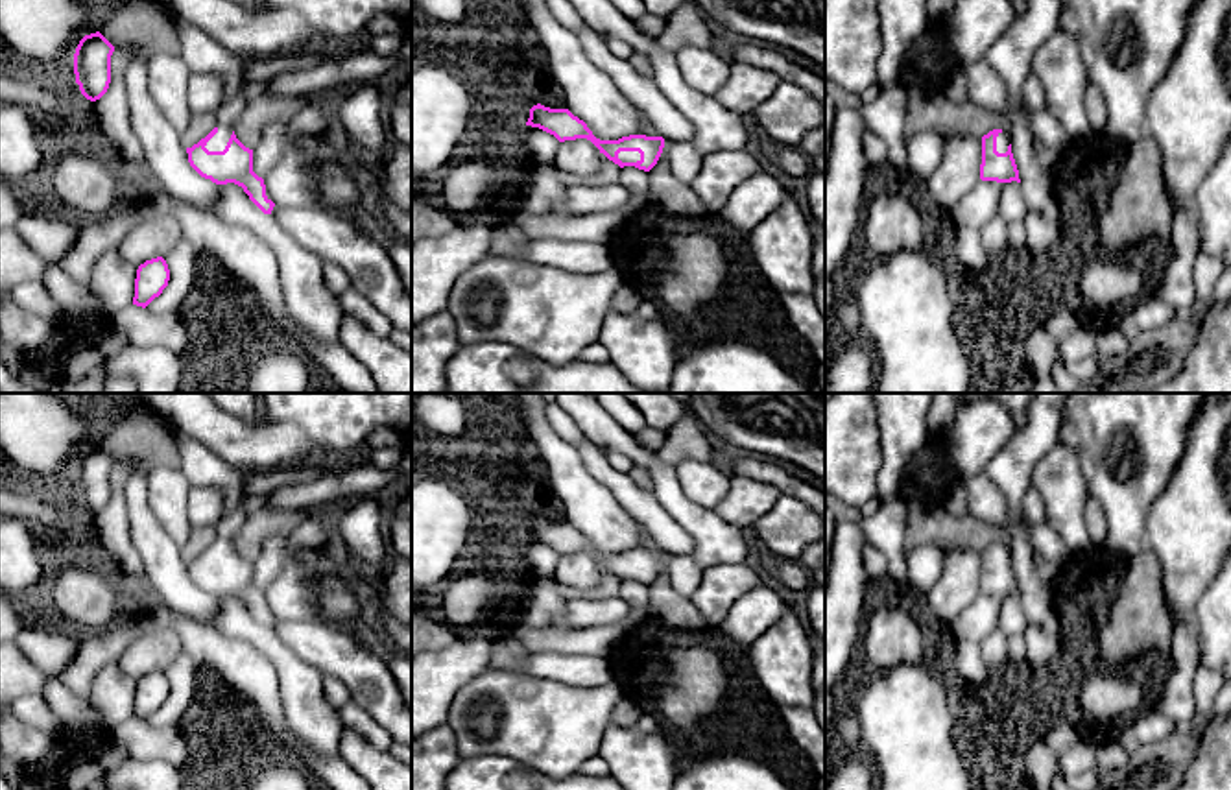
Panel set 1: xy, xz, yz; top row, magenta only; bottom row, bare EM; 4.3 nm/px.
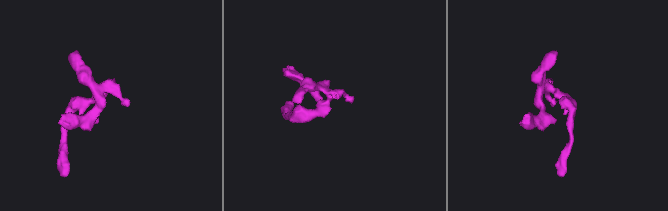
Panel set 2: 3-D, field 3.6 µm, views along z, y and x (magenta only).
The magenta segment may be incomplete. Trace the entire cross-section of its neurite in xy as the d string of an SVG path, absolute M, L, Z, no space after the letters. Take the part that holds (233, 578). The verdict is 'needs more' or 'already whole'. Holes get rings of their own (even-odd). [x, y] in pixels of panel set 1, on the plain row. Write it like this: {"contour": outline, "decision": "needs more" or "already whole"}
{"contour": "M244 506L220 517L214 526L216 541L197 557L186 561L188 576L201 591L216 598L242 600L264 628L271 628L275 616L266 609L264 592L253 585L253 563L245 561L233 545L245 517Z", "decision": "needs more"}

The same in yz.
{"contour": "M993 543L982 550L980 592L997 596L1021 596L1011 567L1010 546Z", "decision": "needs more"}

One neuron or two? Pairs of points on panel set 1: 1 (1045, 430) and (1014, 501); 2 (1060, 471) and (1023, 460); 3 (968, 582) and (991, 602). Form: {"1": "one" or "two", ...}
{"1": "one", "2": "two", "3": "two"}

